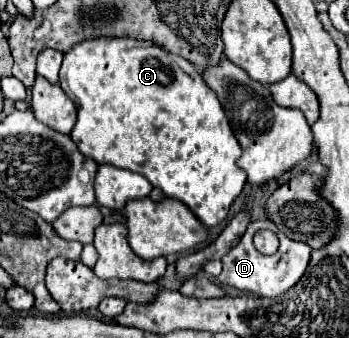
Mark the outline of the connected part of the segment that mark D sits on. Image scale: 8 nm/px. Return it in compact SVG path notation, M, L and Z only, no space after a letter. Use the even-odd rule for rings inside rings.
M265 219L265 221L253 221L253 223L249 223L249 227L243 233L243 237L239 239L239 243L221 259L223 261L223 271L221 271L221 275L217 279L219 279L221 285L229 285L233 289L247 291L247 293L253 293L257 297L271 299L271 297L279 297L281 293L289 291L305 275L309 259L311 259L311 247L309 245L289 239L269 219ZM259 229L271 229L273 233L279 235L279 243L281 245L279 245L277 253L273 253L273 255L267 257L267 255L261 255L253 247L253 235Z

